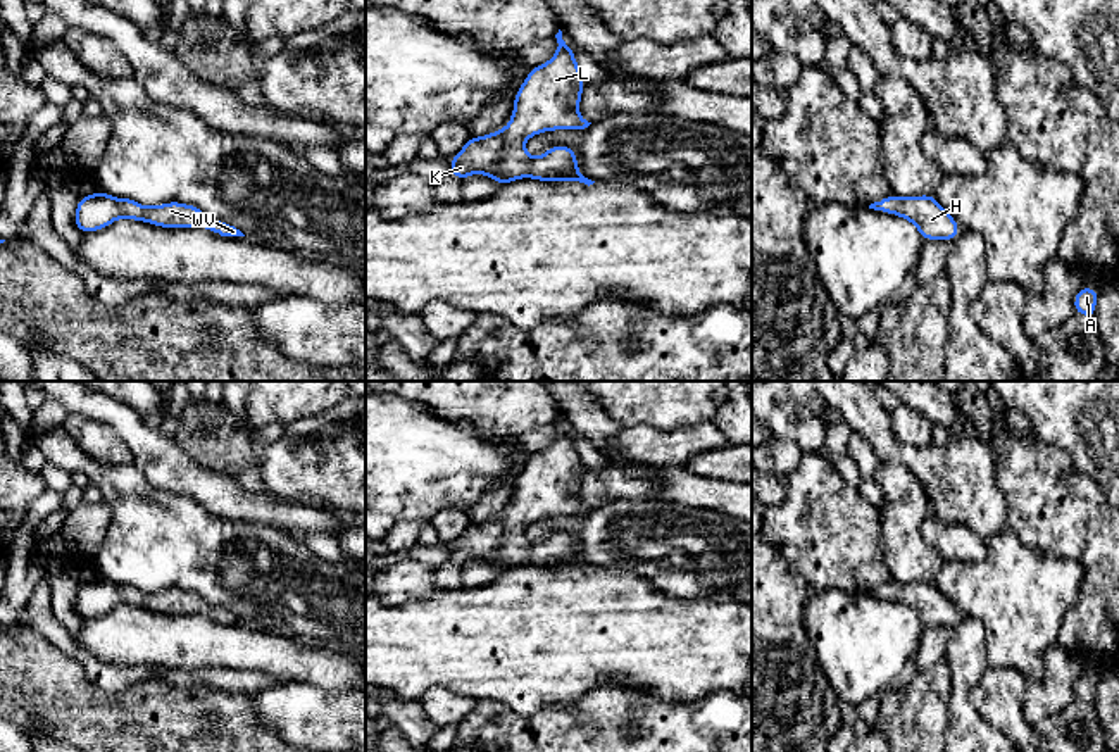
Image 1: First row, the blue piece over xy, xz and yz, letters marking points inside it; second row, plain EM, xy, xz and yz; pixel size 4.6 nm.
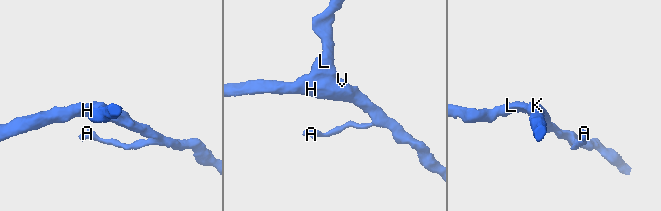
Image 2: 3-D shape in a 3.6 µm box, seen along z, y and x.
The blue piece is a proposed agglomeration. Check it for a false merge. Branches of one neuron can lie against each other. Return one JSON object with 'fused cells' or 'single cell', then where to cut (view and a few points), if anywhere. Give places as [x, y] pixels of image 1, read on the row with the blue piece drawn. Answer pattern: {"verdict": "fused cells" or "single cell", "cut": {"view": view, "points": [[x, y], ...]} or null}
{"verdict": "single cell", "cut": null}

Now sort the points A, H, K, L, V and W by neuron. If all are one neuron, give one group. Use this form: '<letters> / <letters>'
A H K L V W

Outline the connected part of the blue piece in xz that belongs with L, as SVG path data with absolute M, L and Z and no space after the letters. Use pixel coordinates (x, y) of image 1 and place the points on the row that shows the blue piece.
M555 34L557 53L543 66L531 67L514 98L514 112L505 129L479 138L471 136L453 155L448 172L459 179L469 174L486 174L500 186L519 178L538 181L579 181L593 185L578 171L576 152L555 145L540 157L529 157L524 141L553 129L579 131L591 122L578 112L585 78L578 69L574 52Z

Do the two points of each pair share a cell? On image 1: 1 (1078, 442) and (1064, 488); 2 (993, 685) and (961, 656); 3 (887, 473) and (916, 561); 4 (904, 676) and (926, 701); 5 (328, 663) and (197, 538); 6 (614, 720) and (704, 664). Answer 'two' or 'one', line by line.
1: two
2: two
3: one
4: two
5: two
6: two

